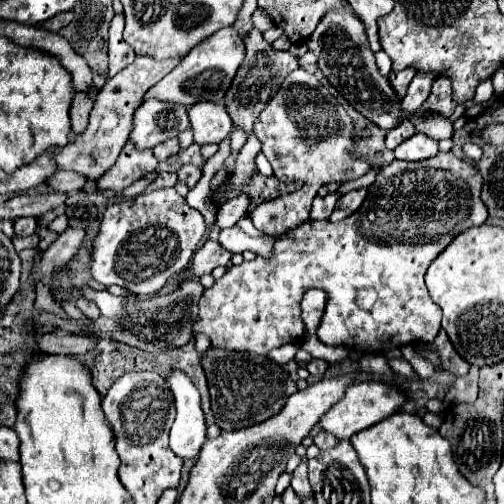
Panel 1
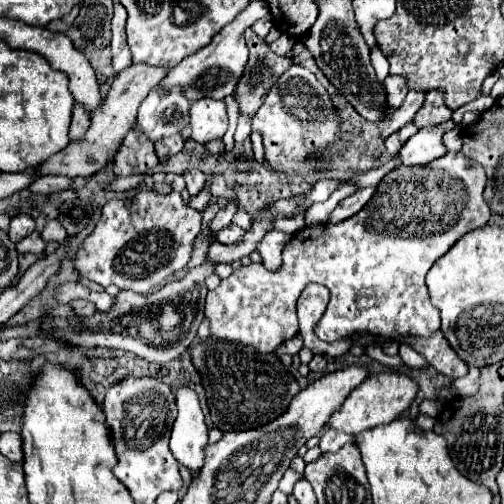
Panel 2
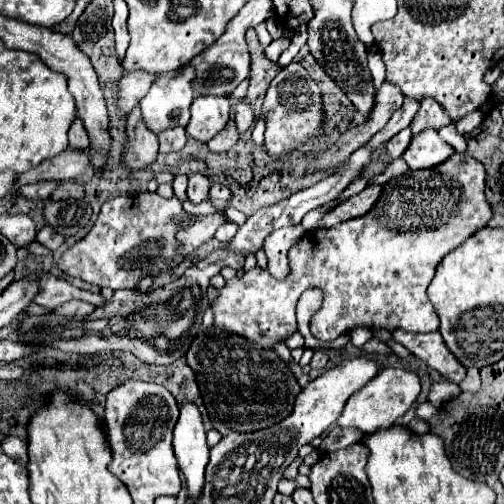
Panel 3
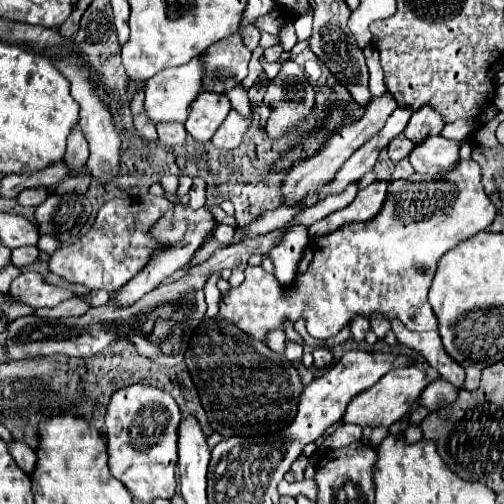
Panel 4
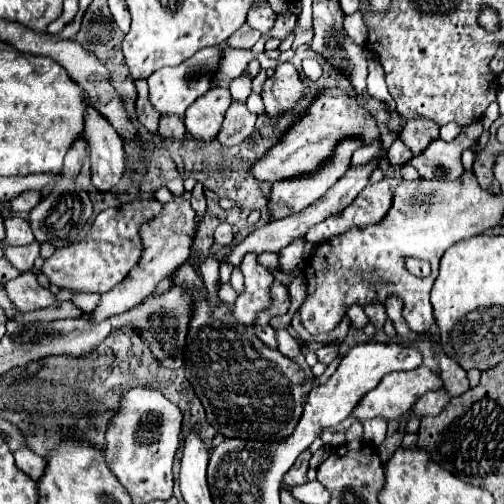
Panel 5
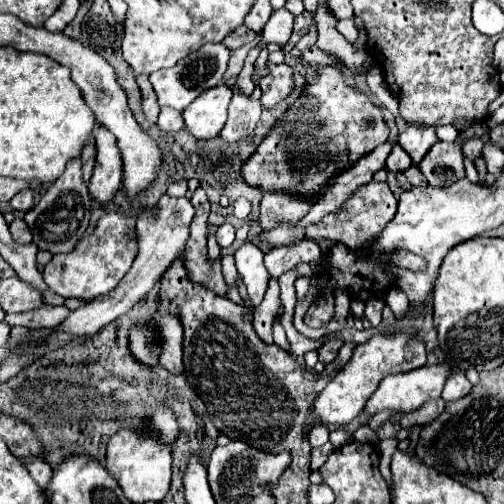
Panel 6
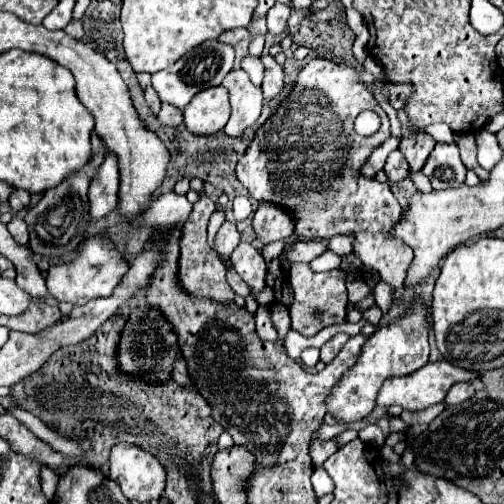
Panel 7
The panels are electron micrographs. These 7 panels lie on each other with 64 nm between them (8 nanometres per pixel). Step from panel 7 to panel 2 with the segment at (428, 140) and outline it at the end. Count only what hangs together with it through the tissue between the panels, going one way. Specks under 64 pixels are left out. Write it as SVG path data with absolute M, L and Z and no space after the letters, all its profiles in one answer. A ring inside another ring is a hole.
M428 92L422 108L414 116L414 124L418 128L424 126L436 126L442 122L448 122L452 118L452 110L444 104L444 92Z

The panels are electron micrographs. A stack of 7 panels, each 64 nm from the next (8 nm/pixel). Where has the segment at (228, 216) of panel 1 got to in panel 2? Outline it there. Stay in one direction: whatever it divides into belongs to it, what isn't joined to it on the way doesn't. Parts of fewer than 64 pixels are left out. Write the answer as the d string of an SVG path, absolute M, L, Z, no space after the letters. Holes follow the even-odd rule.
M228 200L228 202L226 202L226 206L224 206L224 208L220 208L220 210L218 210L218 214L214 216L214 220L210 222L212 232L218 232L218 230L222 230L222 228L230 226L230 222L232 222L232 218L234 218L236 210L238 210L236 200Z

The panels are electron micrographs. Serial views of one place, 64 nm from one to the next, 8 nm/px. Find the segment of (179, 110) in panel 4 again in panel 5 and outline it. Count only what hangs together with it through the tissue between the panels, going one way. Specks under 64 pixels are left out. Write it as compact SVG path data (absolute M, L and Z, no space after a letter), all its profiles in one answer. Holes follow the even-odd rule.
M208 46L208 48L202 48L200 52L196 52L192 58L184 60L184 64L180 64L180 66L160 68L158 72L154 72L148 78L152 108L156 108L156 112L160 112L162 116L166 116L166 114L184 116L186 108L198 96L202 96L202 94L206 94L210 90L210 80L212 80L214 72L216 72L218 62L220 62L220 48L218 46Z

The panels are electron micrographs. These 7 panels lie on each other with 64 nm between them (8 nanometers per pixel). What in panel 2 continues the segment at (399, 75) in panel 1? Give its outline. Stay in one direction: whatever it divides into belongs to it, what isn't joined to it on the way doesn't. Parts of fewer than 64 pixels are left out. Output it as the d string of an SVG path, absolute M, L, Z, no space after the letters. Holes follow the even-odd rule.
M388 76L384 80L384 86L386 86L386 94L388 94L388 112L394 112L402 102L404 102L404 96L408 92L408 82L404 80L404 76Z

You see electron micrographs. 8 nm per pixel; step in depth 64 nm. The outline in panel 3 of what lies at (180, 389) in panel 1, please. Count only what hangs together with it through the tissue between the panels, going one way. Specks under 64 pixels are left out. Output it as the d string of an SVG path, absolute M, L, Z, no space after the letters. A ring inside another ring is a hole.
M186 402L180 406L180 418L174 426L174 454L178 468L184 472L188 498L198 498L204 484L204 468L208 464L206 430L196 404Z

